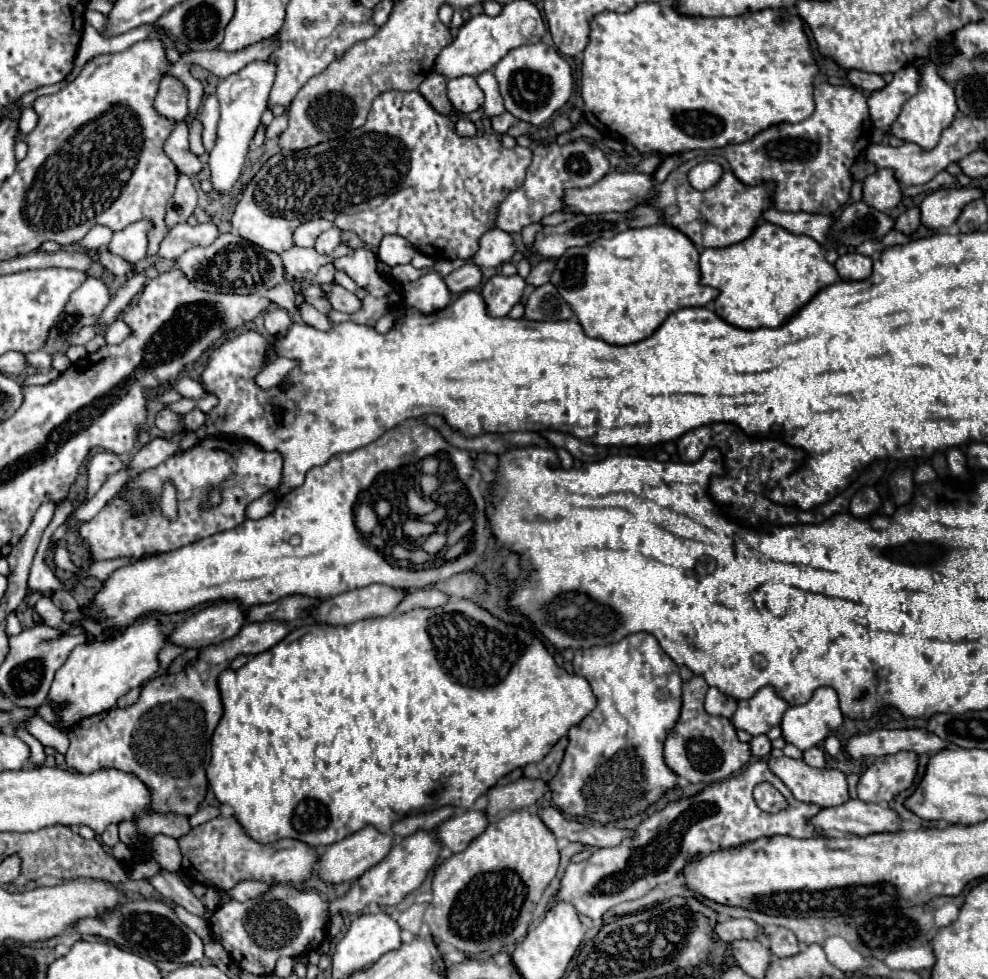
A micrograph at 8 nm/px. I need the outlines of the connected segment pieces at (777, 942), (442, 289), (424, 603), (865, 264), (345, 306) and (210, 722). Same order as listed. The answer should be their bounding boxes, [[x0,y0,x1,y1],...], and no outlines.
[[768,928,800,958],[404,270,452,314],[396,588,448,614],[834,252,872,282],[321,283,360,314],[66,622,292,814]]

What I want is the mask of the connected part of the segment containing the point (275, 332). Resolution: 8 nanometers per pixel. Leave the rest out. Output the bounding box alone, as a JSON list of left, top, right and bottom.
[264,306,292,338]

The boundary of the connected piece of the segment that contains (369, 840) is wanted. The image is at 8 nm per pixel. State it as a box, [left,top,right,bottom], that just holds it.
[320,826,392,884]

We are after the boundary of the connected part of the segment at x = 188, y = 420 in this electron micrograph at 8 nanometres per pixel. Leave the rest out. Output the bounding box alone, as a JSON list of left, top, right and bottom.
[184,409,206,431]

